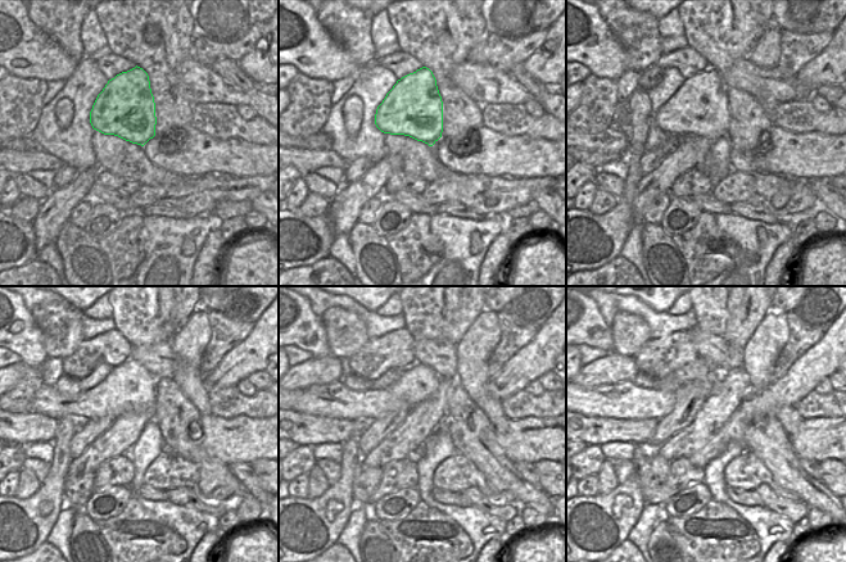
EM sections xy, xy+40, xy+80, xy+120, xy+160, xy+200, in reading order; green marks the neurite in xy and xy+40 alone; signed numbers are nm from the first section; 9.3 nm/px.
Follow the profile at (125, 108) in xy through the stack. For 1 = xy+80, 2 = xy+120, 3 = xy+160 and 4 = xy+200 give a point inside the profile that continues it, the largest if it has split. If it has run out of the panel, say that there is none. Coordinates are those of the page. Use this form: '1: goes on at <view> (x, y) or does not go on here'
1: goes on at xy+80 (700, 107)
2: goes on at xy+120 (129, 388)
3: goes on at xy+160 (417, 383)
4: goes on at xy+200 (625, 399)

